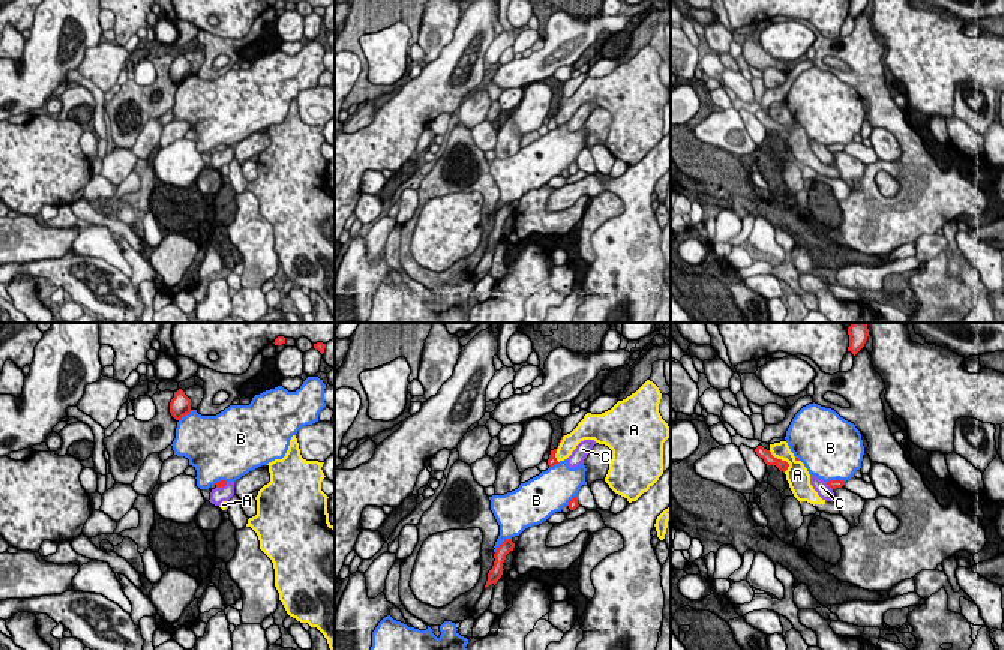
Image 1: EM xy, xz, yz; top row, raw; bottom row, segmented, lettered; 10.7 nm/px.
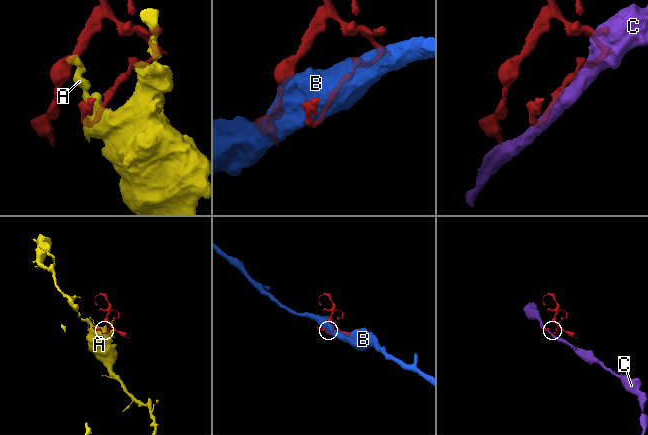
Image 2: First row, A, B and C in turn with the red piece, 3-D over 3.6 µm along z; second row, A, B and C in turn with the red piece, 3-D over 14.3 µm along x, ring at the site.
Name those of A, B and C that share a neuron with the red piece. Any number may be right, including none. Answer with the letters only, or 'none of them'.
none of them

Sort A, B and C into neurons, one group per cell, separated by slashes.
A / B / C

